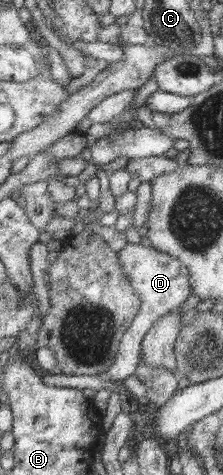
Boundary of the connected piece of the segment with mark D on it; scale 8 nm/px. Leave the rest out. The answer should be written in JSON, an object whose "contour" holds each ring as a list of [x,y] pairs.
{"contour":[[[127,243],[121,249],[120,265],[124,273],[128,276],[129,282],[136,290],[136,294],[143,300],[140,313],[137,314],[131,328],[124,335],[124,341],[120,342],[120,350],[116,356],[116,361],[109,370],[105,370],[101,375],[105,380],[121,383],[135,373],[139,356],[141,355],[142,341],[153,324],[169,312],[179,309],[186,302],[191,294],[192,284],[189,276],[189,269],[180,259],[173,258],[172,255],[165,254],[153,247],[145,247],[141,243]]]}

